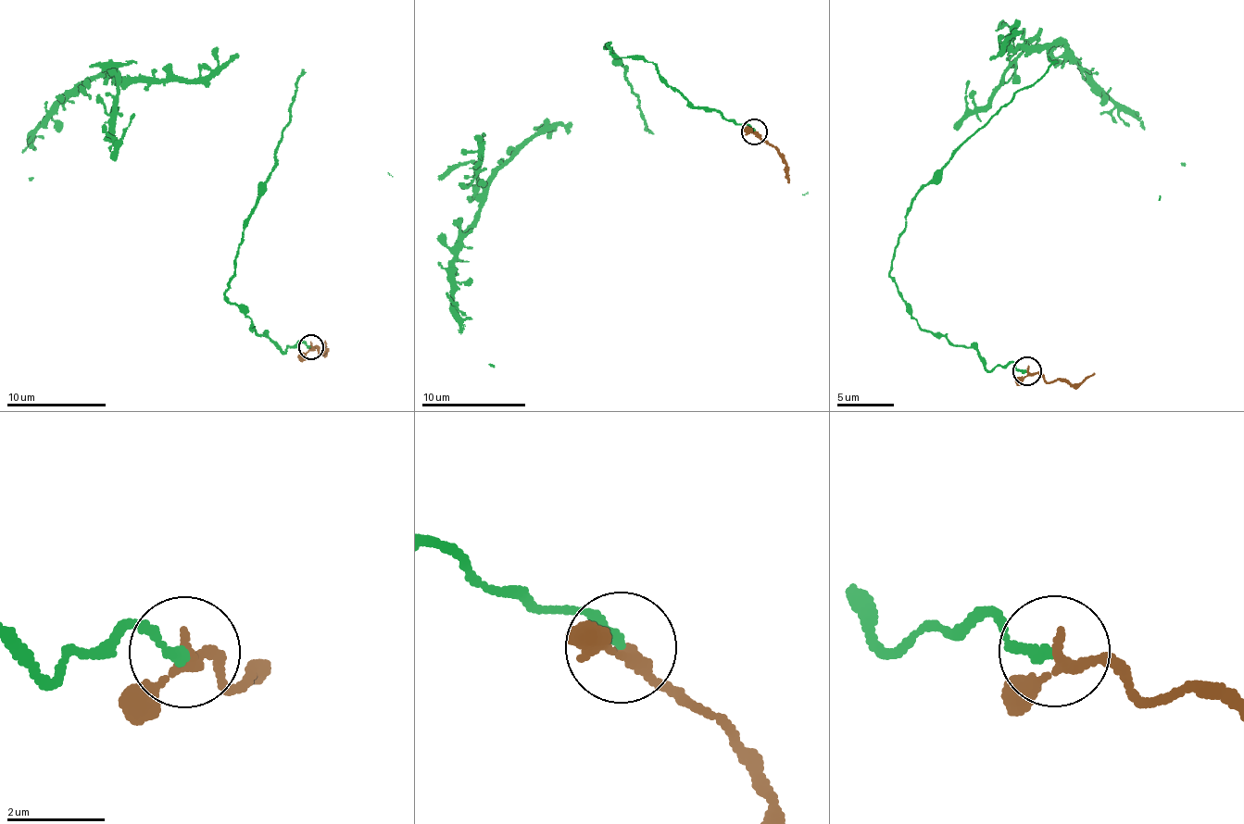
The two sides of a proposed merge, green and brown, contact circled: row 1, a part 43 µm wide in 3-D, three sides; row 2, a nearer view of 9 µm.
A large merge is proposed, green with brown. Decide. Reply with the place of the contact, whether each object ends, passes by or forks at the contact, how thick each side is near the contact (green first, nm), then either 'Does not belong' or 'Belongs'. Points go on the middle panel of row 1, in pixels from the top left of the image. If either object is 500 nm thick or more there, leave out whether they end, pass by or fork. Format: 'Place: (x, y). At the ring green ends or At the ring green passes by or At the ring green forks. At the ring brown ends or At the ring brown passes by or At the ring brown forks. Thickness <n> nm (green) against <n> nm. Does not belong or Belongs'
Place: (754, 131). At the ring green ends. At the ring brown passes by. Thickness 200 nm (green) against 180 nm. Belongs

